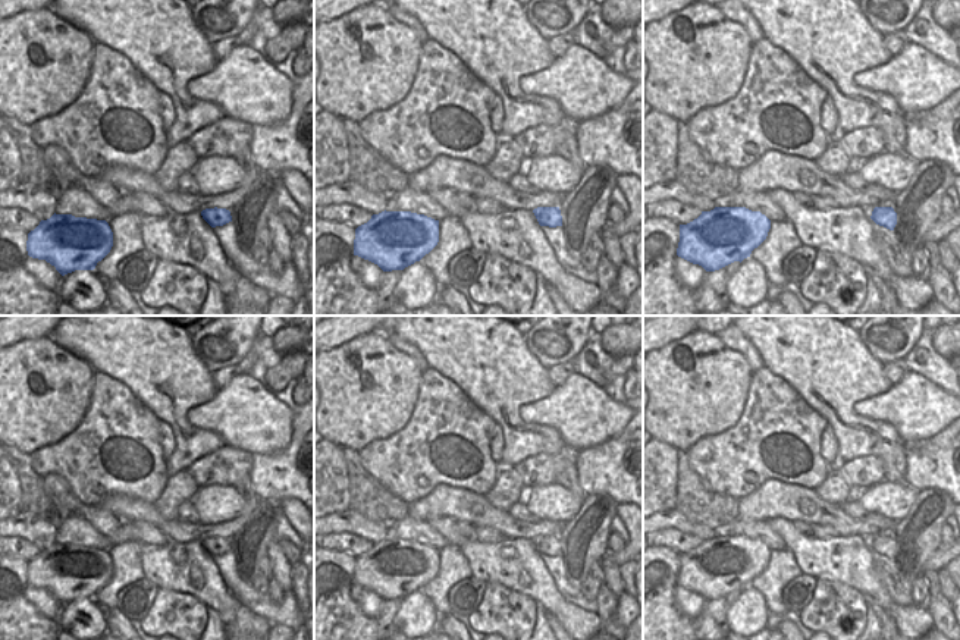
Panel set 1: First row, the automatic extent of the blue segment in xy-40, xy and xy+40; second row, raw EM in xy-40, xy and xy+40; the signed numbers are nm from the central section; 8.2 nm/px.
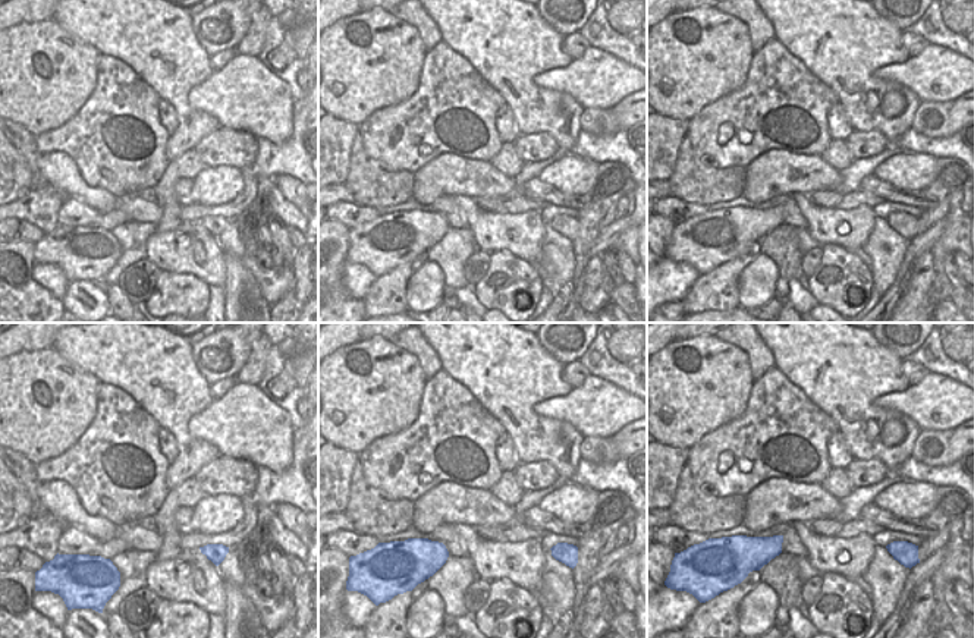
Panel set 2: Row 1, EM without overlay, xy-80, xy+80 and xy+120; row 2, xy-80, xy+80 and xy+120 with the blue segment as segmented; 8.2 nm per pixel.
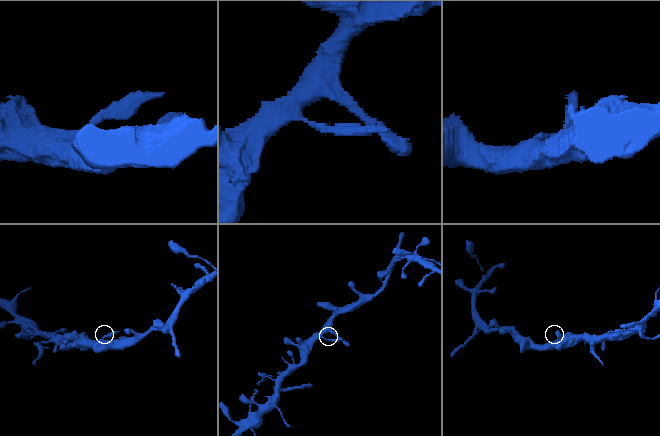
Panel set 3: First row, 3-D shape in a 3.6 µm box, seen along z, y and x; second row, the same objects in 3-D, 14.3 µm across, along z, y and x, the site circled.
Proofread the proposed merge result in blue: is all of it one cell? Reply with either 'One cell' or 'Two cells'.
One cell.

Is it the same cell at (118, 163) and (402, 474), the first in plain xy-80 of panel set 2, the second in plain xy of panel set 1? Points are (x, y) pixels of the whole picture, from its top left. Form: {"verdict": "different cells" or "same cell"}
{"verdict": "same cell"}

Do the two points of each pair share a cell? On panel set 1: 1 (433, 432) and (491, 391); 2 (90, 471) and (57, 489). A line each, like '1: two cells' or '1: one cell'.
1: two cells
2: two cells

